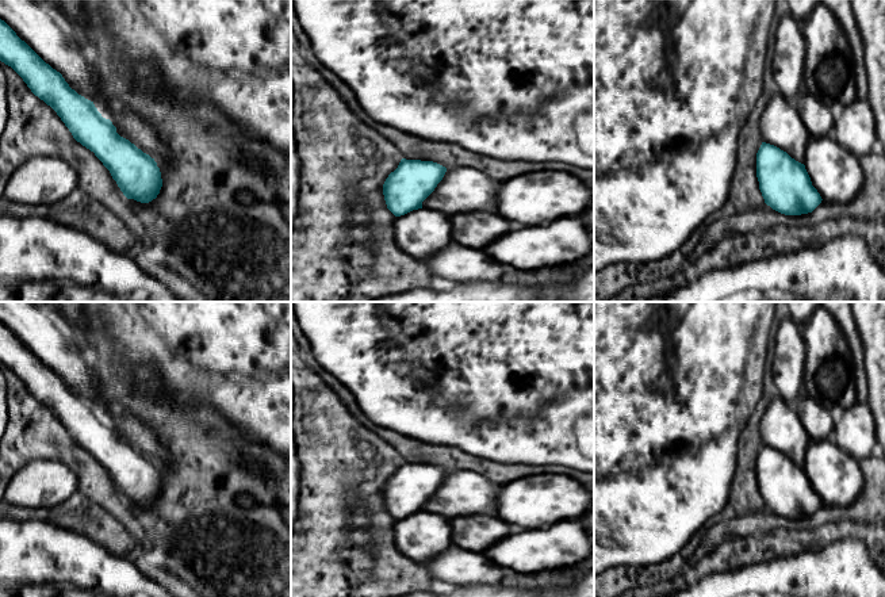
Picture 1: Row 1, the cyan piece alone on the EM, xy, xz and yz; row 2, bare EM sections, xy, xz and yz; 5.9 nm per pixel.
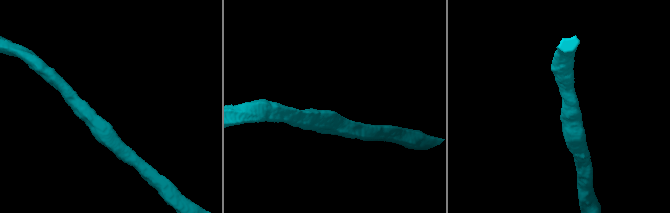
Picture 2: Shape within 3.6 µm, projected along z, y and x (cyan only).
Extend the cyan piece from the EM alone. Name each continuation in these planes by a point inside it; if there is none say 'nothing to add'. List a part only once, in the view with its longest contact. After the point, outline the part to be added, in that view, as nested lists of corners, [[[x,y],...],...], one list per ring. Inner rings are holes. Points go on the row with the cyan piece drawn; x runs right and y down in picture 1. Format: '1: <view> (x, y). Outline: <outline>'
nothing to add

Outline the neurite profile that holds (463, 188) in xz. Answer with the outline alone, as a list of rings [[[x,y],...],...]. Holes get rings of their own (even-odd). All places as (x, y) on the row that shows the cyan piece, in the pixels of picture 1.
[[[471,167],[447,168],[442,180],[422,202],[422,207],[449,215],[487,211],[497,214],[499,183]]]

